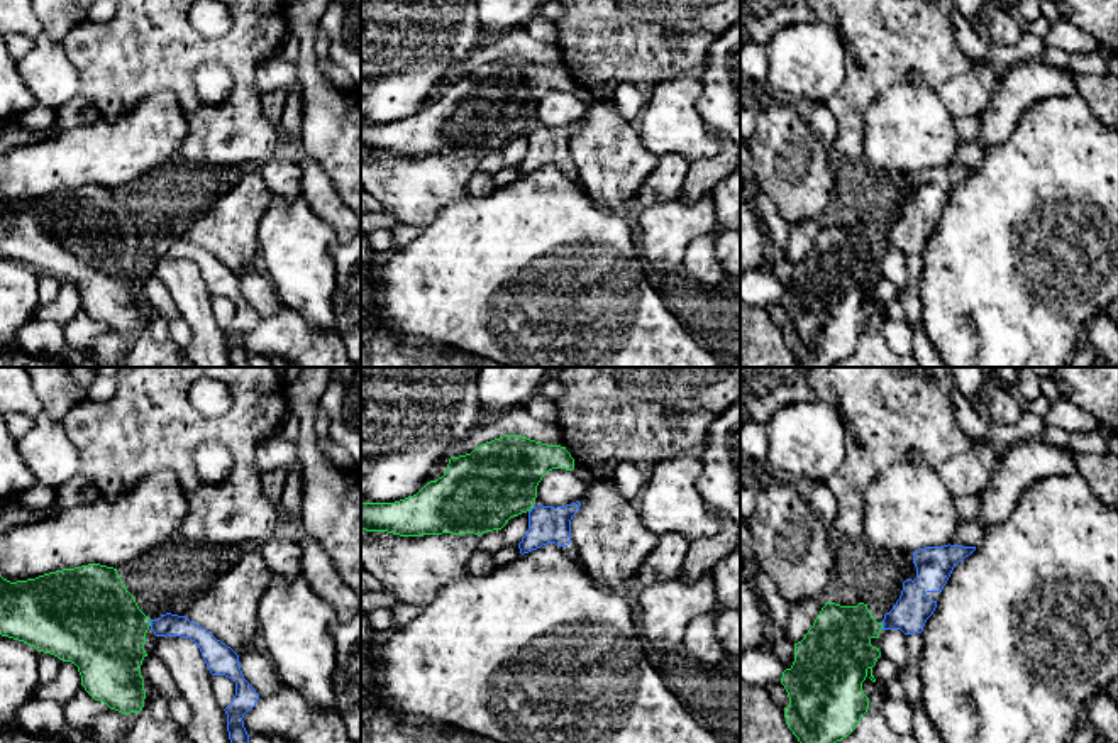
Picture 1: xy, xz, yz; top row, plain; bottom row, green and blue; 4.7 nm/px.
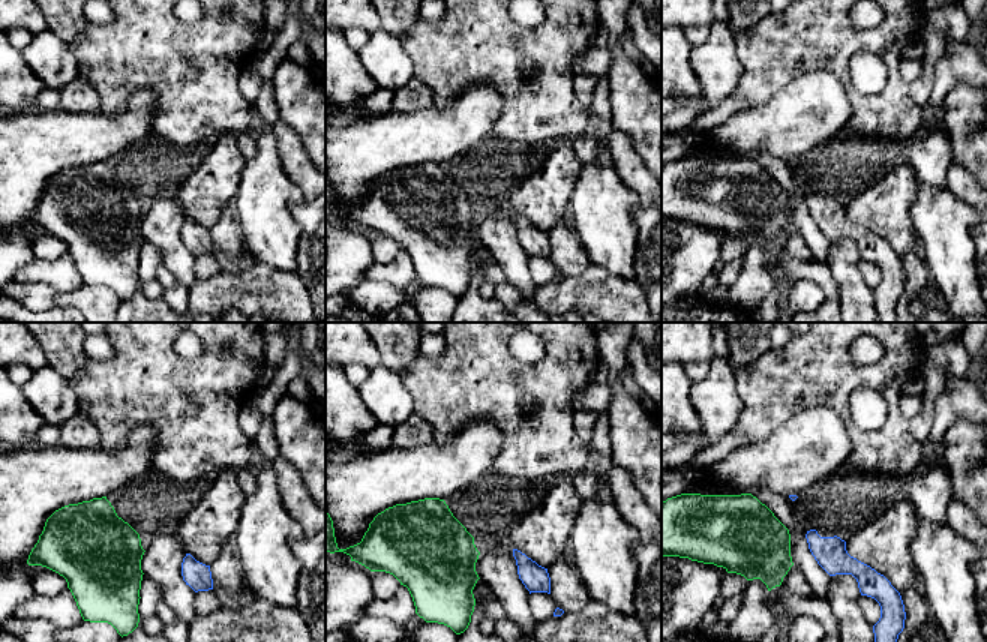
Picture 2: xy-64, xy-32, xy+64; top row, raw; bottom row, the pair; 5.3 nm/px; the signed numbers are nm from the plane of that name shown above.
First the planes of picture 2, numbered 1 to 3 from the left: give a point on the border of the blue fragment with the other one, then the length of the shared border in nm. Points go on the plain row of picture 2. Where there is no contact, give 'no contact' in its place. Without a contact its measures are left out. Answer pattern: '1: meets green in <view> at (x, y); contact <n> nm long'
1: no contact
2: no contact
3: no contact

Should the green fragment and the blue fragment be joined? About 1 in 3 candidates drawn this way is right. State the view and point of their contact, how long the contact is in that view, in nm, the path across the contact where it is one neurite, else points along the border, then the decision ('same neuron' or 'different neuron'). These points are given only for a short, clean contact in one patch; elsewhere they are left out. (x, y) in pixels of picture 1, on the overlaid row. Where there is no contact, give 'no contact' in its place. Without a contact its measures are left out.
yz (881, 627) | 30 nm | along yz (881, 623), (883, 628) | different neuron

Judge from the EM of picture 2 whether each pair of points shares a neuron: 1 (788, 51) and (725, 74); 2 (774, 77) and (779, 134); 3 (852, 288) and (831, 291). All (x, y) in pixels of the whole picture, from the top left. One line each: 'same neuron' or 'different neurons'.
1: different neurons
2: different neurons
3: different neurons

